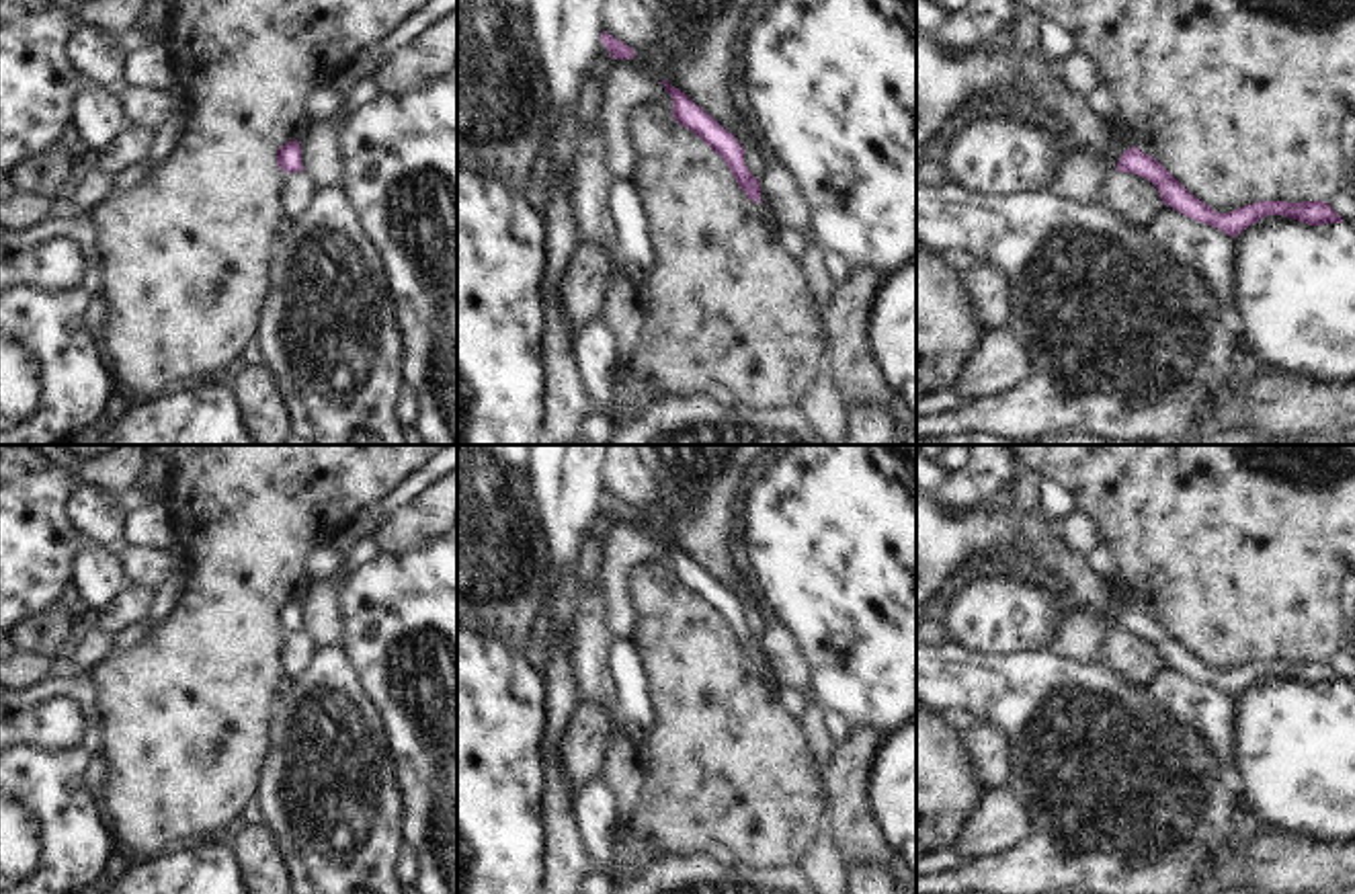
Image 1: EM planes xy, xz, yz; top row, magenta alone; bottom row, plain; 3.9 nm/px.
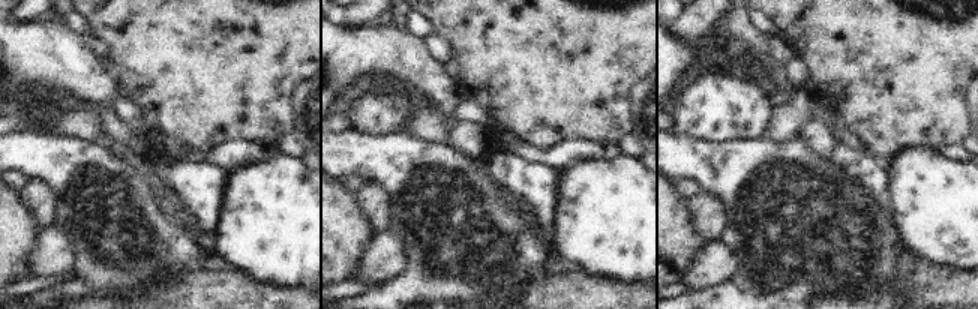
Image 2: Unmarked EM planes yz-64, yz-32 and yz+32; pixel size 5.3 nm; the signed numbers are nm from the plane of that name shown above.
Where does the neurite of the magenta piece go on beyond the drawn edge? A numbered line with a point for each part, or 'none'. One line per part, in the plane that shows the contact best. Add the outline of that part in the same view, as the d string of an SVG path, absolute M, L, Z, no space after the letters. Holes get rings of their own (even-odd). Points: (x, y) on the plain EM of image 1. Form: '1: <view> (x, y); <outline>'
none

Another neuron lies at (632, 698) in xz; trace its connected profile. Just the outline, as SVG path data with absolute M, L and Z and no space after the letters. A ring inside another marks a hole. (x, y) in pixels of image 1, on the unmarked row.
M631 640L613 642L609 679L613 683L617 722L638 742L654 724L654 701Z

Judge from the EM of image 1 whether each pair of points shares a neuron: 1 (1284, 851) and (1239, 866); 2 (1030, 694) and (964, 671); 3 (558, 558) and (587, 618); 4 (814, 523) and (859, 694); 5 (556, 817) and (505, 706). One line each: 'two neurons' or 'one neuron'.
1: one neuron
2: one neuron
3: two neurons
4: one neuron
5: two neurons

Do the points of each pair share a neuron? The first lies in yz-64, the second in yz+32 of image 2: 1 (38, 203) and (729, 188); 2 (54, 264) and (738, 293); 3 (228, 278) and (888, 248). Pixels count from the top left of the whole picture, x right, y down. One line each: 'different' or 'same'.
1: different
2: different
3: different

